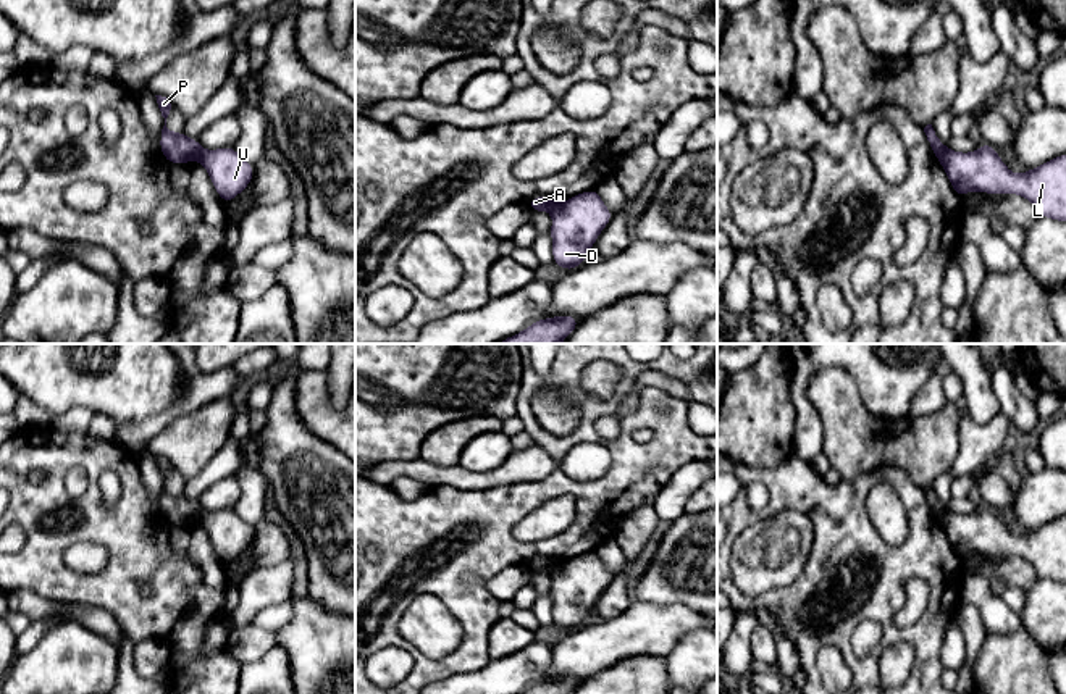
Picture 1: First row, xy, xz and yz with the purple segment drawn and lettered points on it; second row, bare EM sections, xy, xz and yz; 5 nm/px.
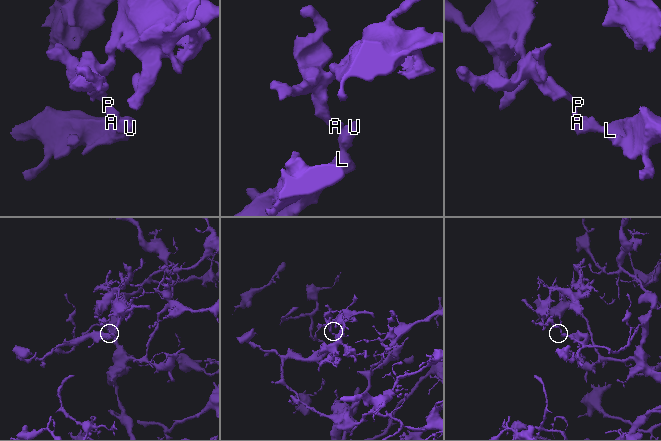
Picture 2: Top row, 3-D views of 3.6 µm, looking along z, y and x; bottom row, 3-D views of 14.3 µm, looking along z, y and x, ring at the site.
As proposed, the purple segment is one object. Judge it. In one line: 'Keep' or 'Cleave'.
Cleave

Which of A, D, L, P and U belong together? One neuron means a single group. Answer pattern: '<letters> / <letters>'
A P / D L U

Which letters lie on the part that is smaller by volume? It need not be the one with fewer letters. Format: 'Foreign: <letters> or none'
Foreign: A, P

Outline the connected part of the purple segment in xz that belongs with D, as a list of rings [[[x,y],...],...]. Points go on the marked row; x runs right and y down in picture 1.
[[[596,189],[580,192],[552,207],[552,261],[570,271],[583,265],[598,236],[612,218]]]

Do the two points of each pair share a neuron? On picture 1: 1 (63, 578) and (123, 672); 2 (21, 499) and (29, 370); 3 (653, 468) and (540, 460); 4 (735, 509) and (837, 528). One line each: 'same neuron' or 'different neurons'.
1: different neurons
2: different neurons
3: different neurons
4: same neuron

